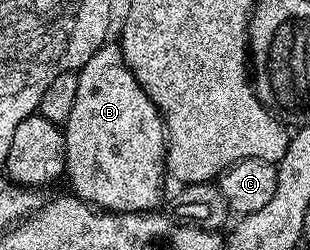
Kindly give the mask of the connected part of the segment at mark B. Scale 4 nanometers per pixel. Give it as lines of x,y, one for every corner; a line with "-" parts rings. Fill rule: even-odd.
116,43
101,45
77,72
79,87
71,118
63,126
65,133
65,176
72,195
106,212
152,212
160,209
161,195
165,192
165,123
161,111
135,82
135,74
127,66

